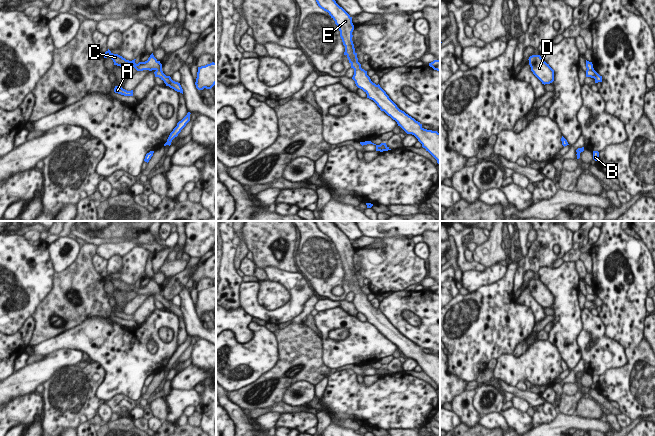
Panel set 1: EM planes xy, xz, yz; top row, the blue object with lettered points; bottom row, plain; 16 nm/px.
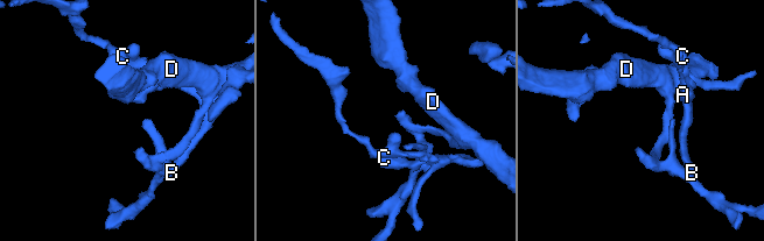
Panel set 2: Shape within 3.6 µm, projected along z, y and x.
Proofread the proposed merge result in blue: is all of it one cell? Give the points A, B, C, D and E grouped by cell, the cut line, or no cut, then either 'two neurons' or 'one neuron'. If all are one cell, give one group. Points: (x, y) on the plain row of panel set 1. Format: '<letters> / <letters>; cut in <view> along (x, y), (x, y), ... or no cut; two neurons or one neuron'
A B D E / C; cut in yz along (587, 293), (594, 294); two neurons

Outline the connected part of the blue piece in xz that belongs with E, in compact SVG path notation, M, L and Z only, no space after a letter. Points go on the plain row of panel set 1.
M314 221L318 230L328 236L331 242L335 245L345 270L344 279L347 280L351 292L354 293L352 303L358 312L362 313L367 322L373 324L381 335L384 335L388 340L395 344L407 358L414 359L440 389L440 357L437 355L427 354L422 351L422 348L414 342L400 334L397 329L389 322L386 316L376 309L367 299L367 295L361 292L358 286L357 277L355 276L352 265L352 256L354 249L352 241L340 231L332 221Z

